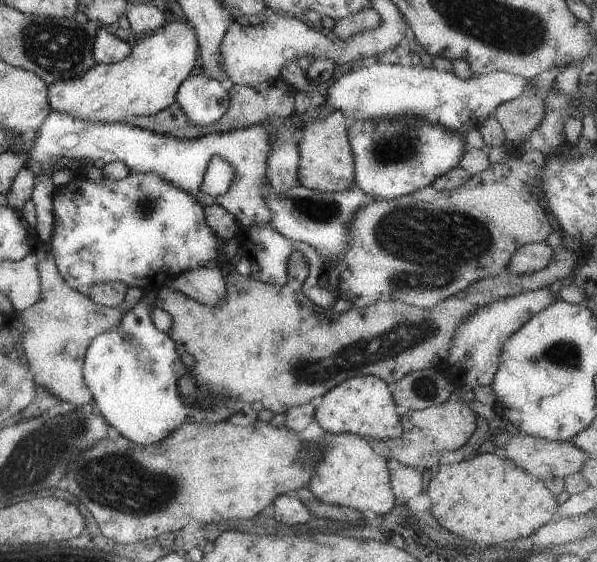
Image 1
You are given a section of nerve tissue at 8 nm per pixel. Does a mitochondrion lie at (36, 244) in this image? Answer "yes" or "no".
no

